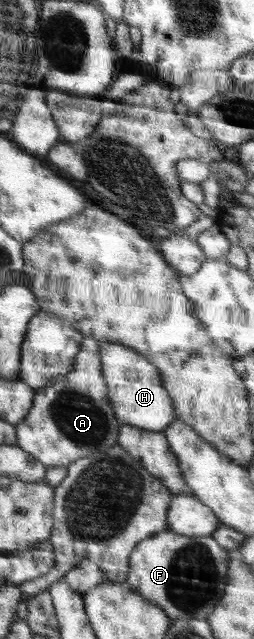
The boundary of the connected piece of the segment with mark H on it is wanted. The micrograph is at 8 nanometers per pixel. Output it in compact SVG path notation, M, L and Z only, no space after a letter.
M102 342L100 345L103 378L107 380L107 394L119 421L148 431L166 430L178 417L174 400L163 386L162 374L155 364L124 344Z

